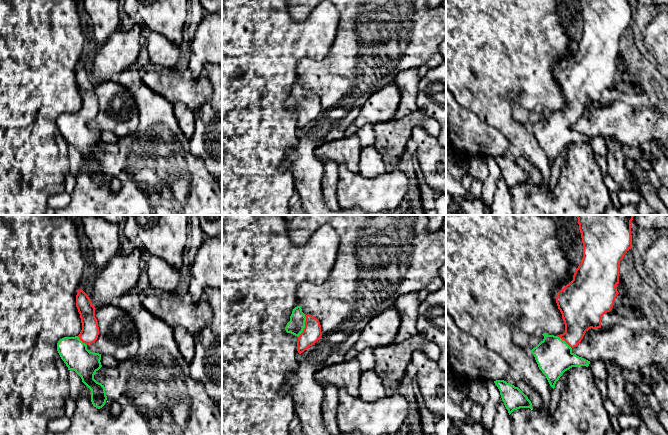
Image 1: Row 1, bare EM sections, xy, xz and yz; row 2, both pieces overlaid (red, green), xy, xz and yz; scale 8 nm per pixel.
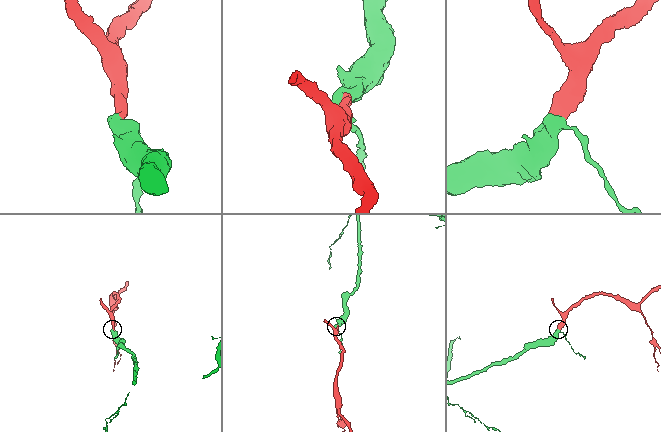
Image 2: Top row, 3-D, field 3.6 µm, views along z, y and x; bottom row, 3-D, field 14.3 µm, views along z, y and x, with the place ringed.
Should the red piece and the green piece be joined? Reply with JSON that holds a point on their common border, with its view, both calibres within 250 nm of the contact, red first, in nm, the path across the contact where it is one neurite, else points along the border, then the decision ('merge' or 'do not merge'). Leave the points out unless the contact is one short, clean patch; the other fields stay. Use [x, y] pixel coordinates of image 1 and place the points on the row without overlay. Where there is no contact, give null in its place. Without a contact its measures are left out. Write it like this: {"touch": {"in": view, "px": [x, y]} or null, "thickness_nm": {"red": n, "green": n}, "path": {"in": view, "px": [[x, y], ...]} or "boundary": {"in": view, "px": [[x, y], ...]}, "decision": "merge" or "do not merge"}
{"touch": {"in": "xz", "px": [305, 102]}, "thickness_nm": {"red": 150, "green": 140}, "path": {"in": "xz", "px": [[312, 109], [305, 102], [296, 101]]}, "decision": "merge"}

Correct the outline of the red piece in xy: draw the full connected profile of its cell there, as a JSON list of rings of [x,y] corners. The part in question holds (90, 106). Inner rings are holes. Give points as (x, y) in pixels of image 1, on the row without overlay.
[[[82,65],[76,71],[76,83],[80,90],[82,106],[78,112],[60,115],[57,119],[57,127],[68,146],[74,146],[91,166],[91,178],[94,183],[100,185],[107,176],[104,161],[94,155],[95,149],[102,143],[101,130],[87,125],[87,122],[94,119],[99,111],[95,93],[96,84]]]

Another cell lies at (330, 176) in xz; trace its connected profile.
[[[328,161],[324,165],[322,176],[322,195],[326,205],[331,210],[339,210],[337,185],[338,185],[338,164],[334,161]]]

